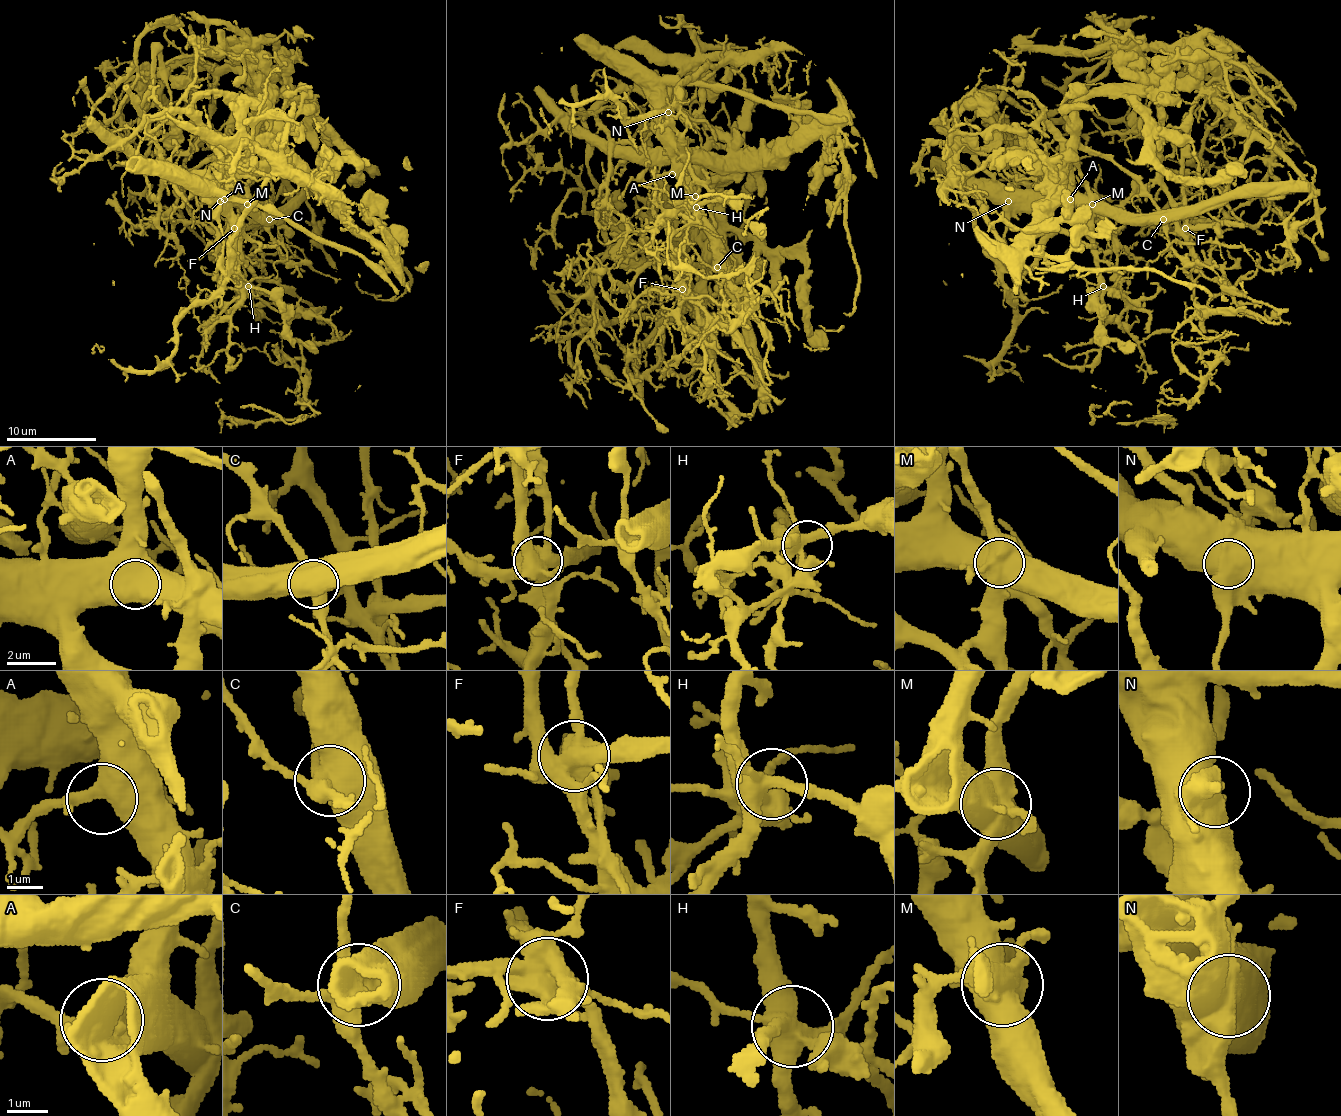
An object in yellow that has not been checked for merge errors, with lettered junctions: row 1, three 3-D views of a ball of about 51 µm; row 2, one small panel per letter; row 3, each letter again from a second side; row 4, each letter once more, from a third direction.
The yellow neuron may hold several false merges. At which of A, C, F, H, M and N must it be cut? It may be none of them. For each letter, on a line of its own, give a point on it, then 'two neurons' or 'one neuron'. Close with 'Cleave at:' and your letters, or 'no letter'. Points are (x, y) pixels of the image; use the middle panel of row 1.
A: (672, 174) | one neuron
C: (717, 267) | two neurons
F: (682, 289) | two neurons
H: (696, 207) | one neuron
M: (695, 196) | two neurons
N: (668, 112) | two neurons
Cleave at: C, F, M, N

